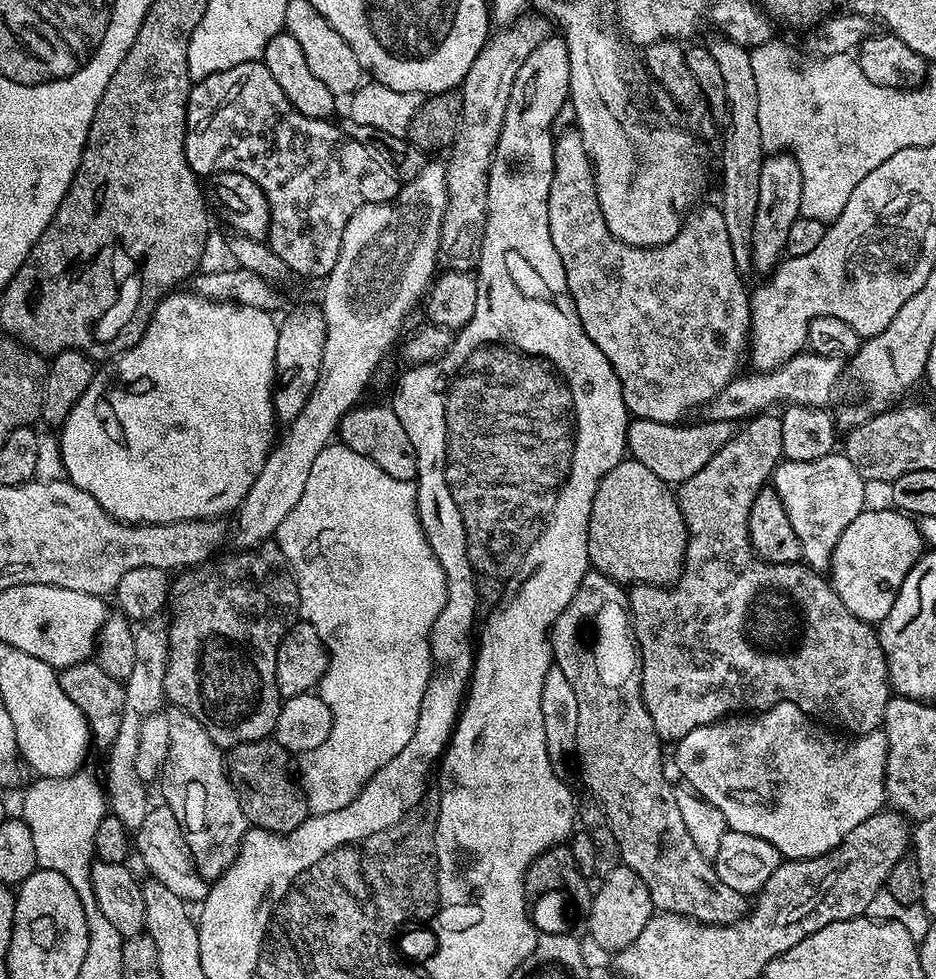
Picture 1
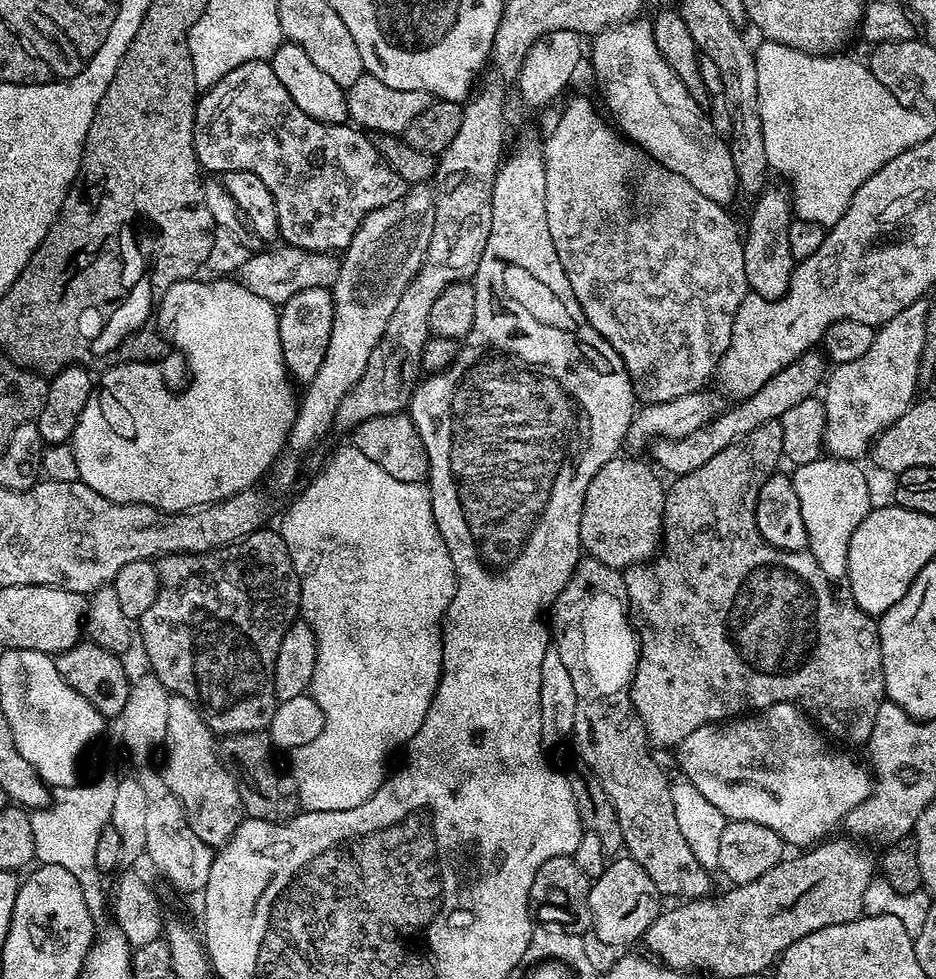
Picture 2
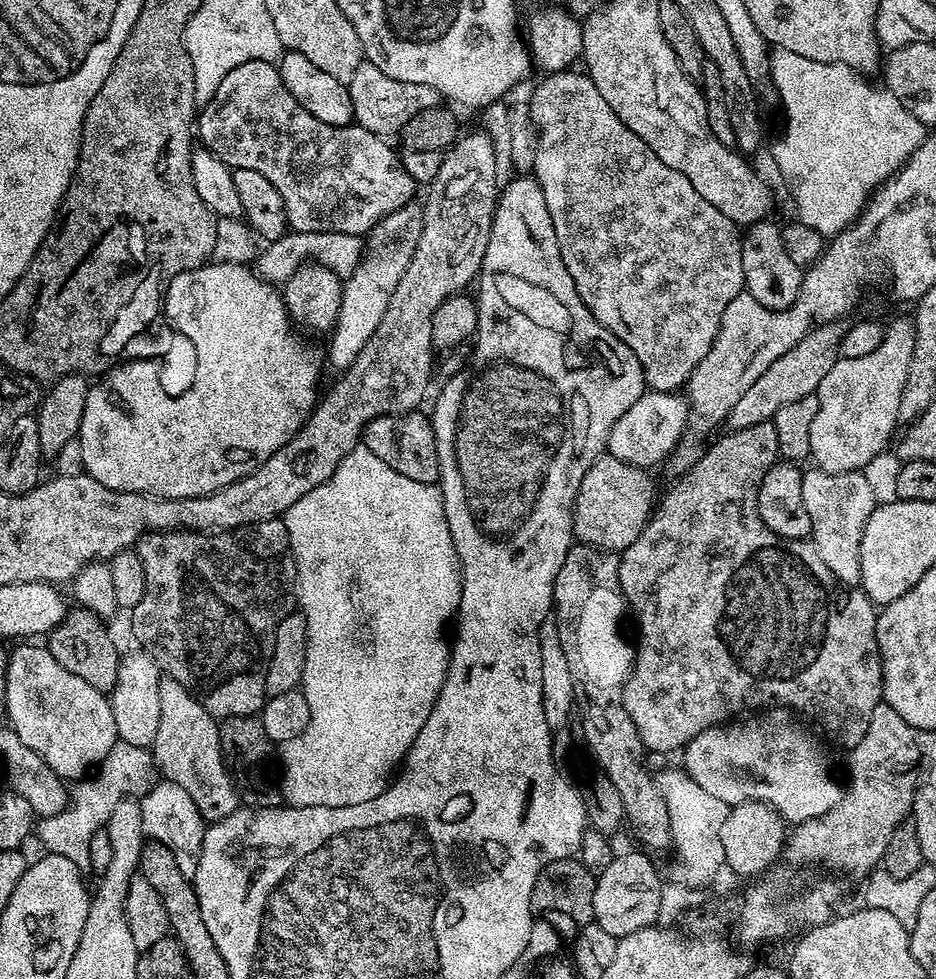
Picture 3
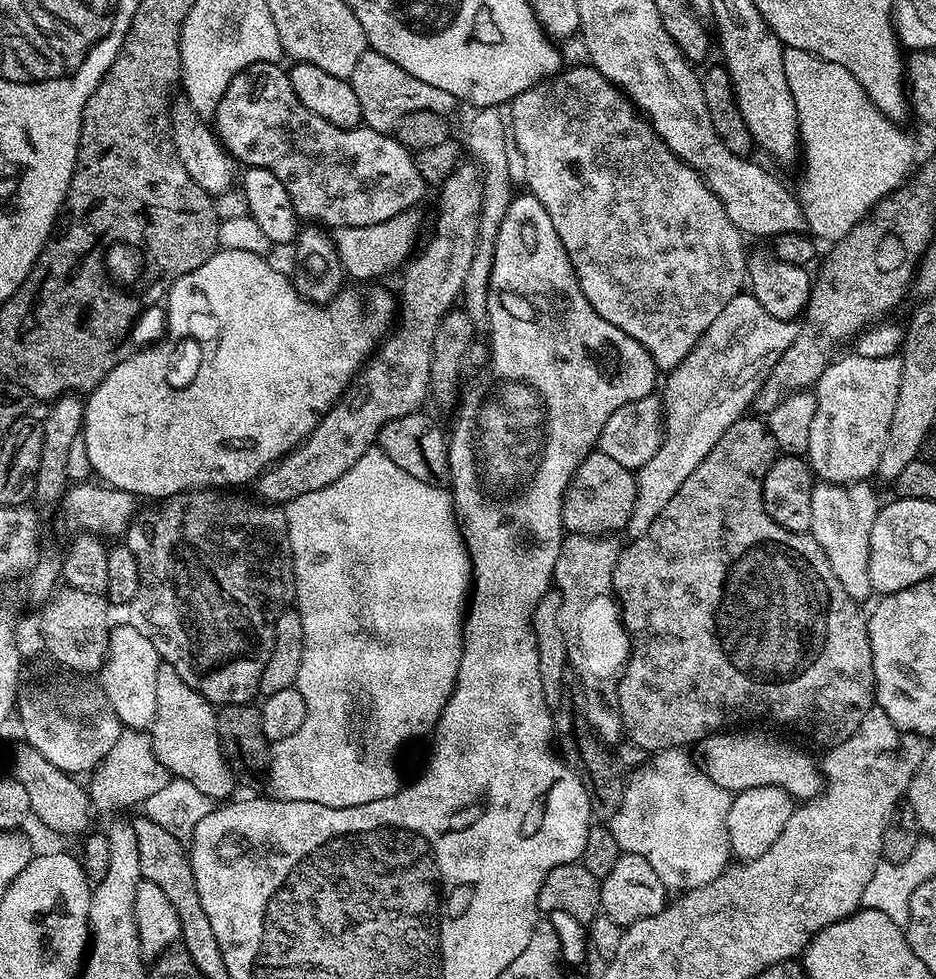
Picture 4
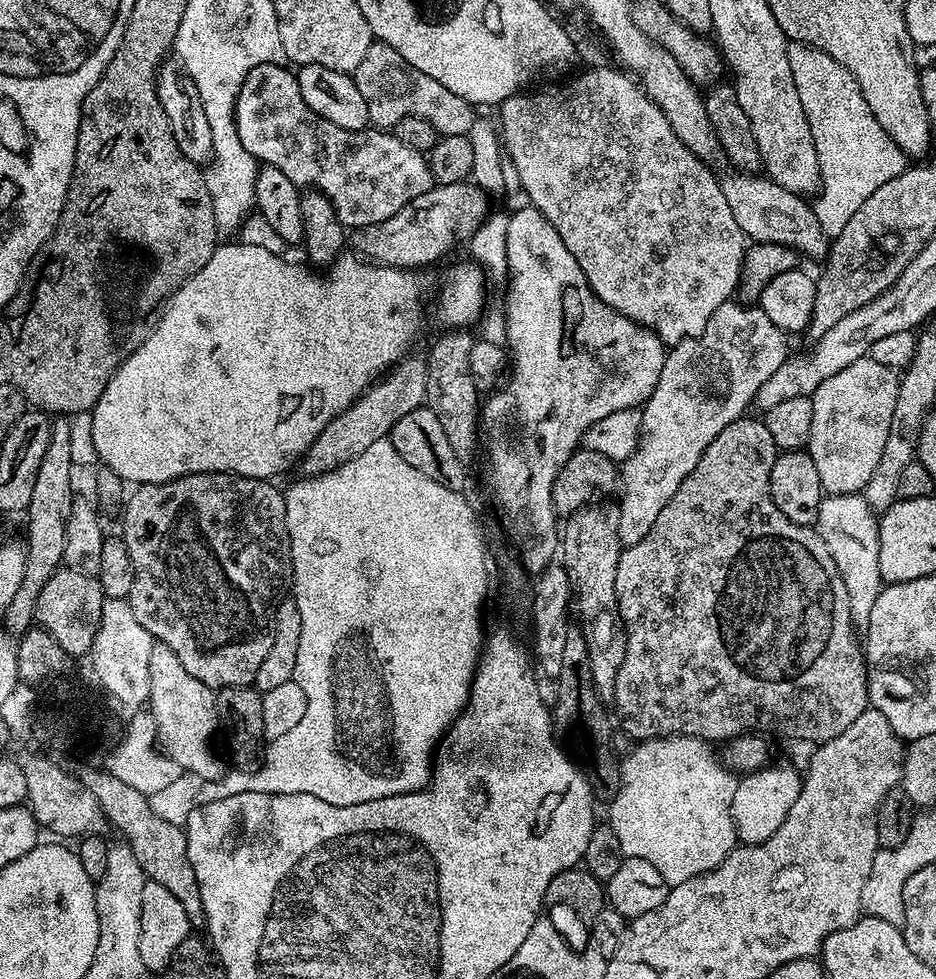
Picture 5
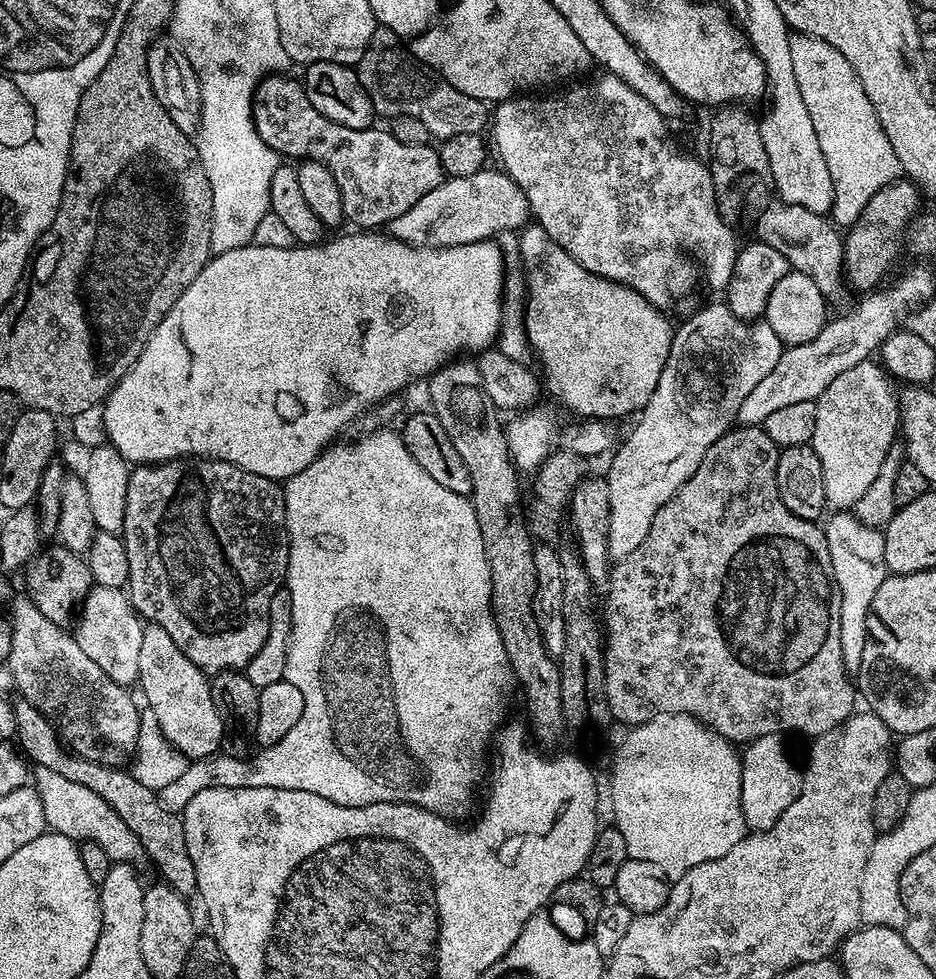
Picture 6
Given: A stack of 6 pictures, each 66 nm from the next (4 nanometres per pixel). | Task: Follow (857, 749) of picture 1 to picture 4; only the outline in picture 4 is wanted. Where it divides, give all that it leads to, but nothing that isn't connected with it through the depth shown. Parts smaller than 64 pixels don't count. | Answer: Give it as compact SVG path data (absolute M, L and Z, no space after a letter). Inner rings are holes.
M740 726L735 730L713 732L700 741L698 751L704 773L733 794L754 786L778 786L786 790L793 801L803 802L822 791L822 772L817 761L815 764L802 749L795 748L790 741L772 732L763 732L760 726Z

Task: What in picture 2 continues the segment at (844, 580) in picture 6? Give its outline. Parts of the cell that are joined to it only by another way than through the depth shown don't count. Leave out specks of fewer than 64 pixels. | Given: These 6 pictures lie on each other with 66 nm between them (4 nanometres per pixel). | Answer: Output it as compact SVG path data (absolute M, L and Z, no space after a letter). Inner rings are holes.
M821 458L799 465L791 477L808 535L807 551L812 553L818 566L822 566L822 574L826 574L828 580L843 581L848 574L850 538L854 538L854 530L858 530L862 518L874 507L865 469L855 460Z

